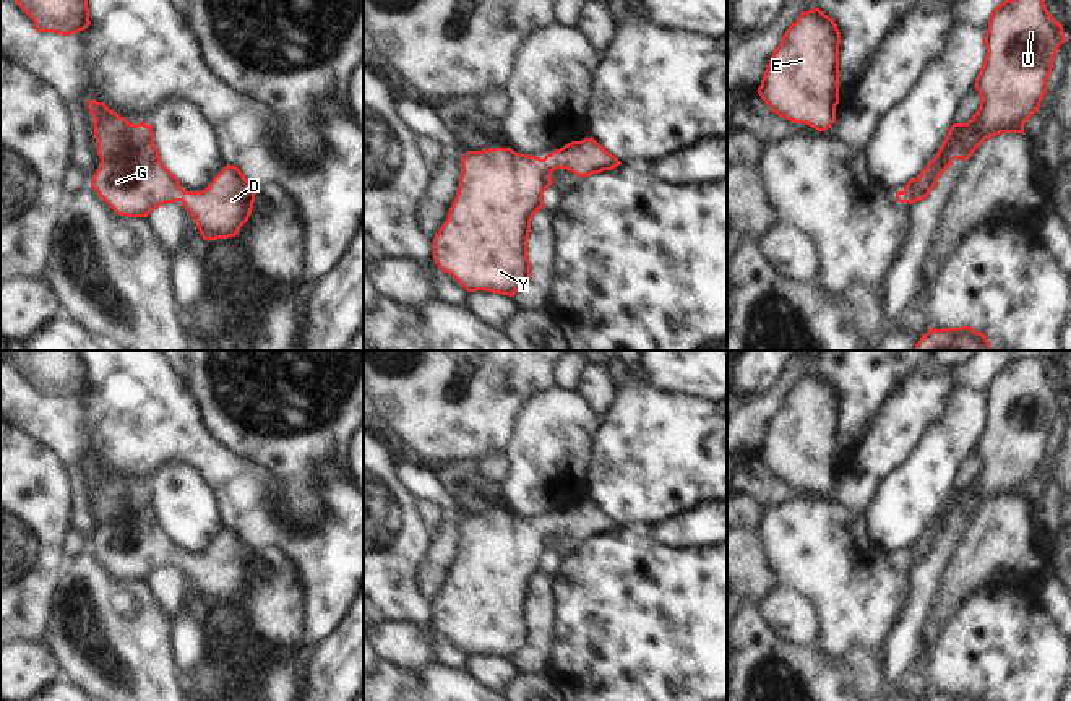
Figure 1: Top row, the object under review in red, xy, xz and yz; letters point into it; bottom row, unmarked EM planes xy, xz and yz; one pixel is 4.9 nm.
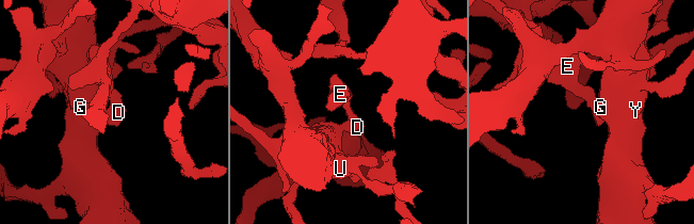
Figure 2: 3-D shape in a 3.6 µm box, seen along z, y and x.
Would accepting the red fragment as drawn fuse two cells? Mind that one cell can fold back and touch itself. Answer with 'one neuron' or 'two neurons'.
one neuron

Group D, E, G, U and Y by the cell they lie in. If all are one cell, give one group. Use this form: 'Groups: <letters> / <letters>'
Groups: D E G U Y

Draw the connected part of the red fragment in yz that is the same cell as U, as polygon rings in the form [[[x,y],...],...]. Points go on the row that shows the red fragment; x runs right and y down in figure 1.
[[[1004,0],[988,19],[985,60],[975,78],[980,107],[967,123],[953,123],[936,156],[917,178],[896,191],[899,203],[922,201],[936,187],[940,175],[954,159],[967,161],[985,141],[1000,133],[1024,133],[1024,123],[1039,110],[1047,92],[1047,80],[1060,45],[1066,41],[1063,24],[1047,10],[1043,0]]]

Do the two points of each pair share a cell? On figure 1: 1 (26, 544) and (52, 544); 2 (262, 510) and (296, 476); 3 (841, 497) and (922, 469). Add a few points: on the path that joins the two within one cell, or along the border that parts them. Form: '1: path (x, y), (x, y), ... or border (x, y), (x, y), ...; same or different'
1: path (33, 544), (46, 544); same
2: border (257, 463), (275, 476), (278, 513), (297, 528); different
3: border (909, 456), (881, 484), (865, 511); different

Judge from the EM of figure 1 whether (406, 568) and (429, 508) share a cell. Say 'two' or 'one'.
two

